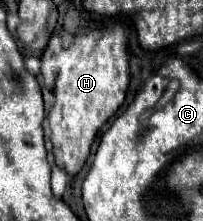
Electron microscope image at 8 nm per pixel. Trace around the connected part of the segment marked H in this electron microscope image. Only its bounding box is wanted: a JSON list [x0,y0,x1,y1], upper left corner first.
[42,25,130,177]

